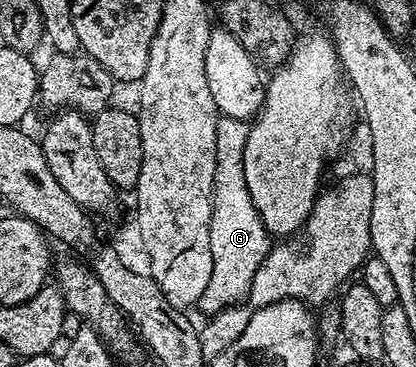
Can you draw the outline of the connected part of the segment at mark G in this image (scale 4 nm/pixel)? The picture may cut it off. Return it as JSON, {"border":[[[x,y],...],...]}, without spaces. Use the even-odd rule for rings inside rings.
{"border":[[[219,116],[216,123],[216,175],[214,176],[214,202],[212,203],[212,223],[210,224],[210,246],[212,247],[212,277],[205,288],[203,297],[199,299],[197,308],[203,309],[206,315],[217,315],[230,308],[231,305],[237,305],[245,302],[250,296],[250,288],[252,287],[252,279],[256,275],[256,271],[264,263],[264,259],[270,254],[272,248],[272,238],[270,232],[264,227],[264,223],[260,219],[260,215],[256,211],[256,207],[252,203],[252,195],[248,191],[248,187],[244,183],[244,147],[248,143],[248,135],[250,134],[250,125],[240,119],[232,119],[231,117]]]}

